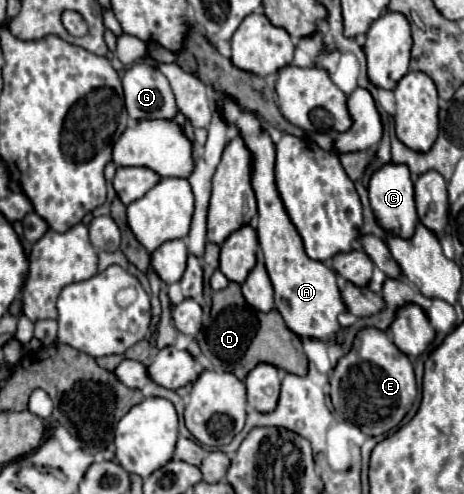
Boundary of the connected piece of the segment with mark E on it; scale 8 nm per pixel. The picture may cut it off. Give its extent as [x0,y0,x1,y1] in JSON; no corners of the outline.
[330,328,416,436]

